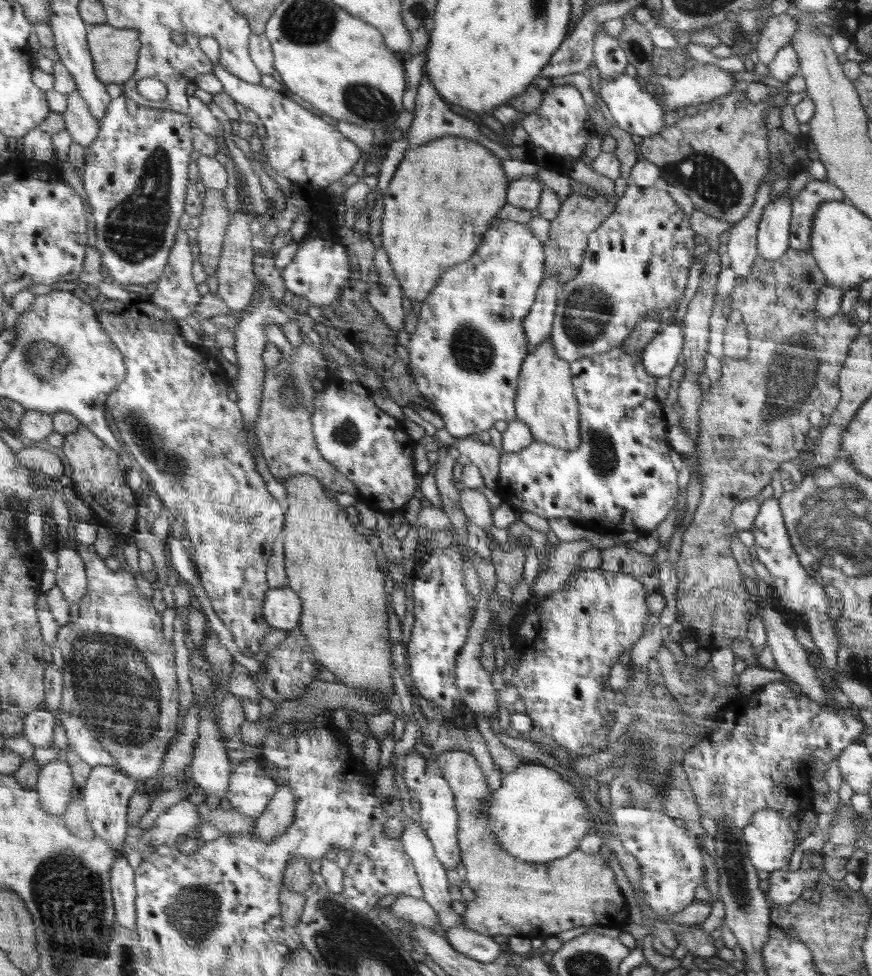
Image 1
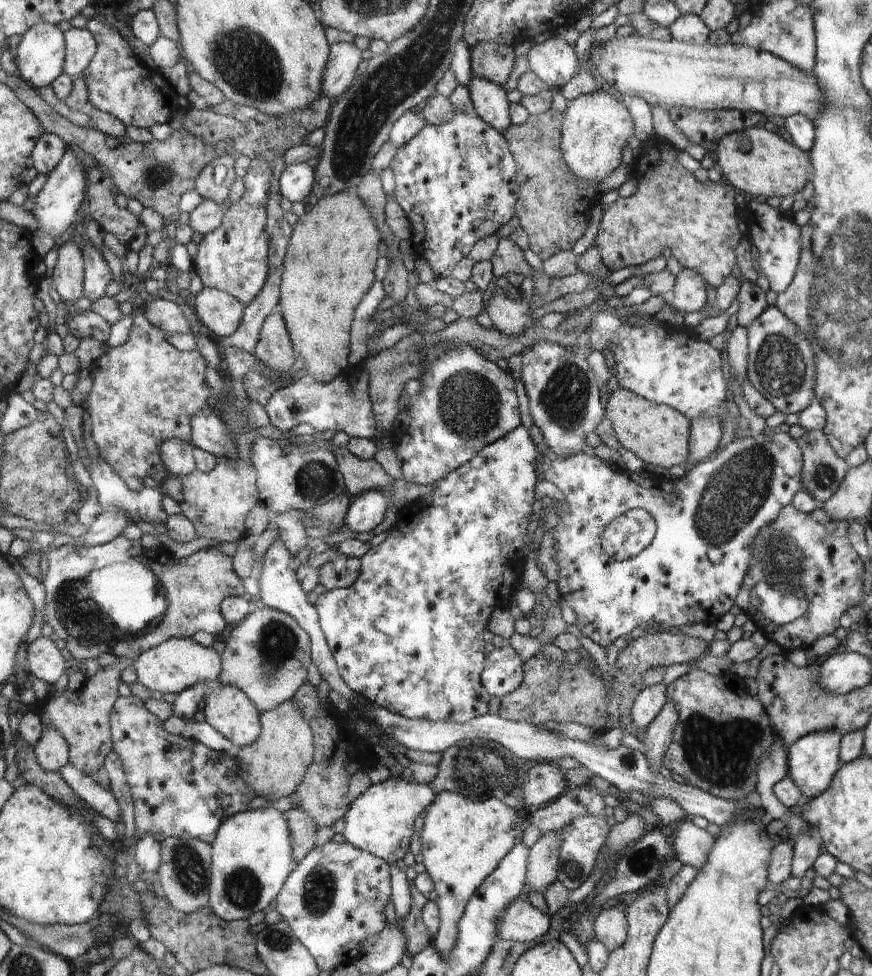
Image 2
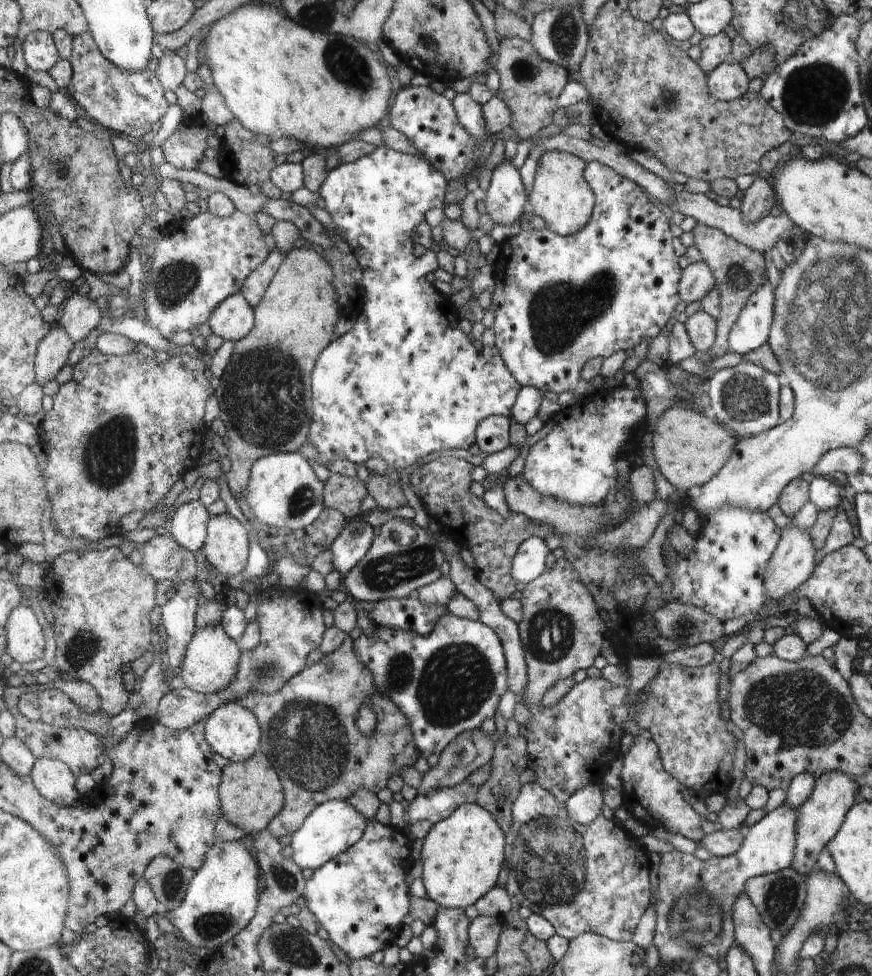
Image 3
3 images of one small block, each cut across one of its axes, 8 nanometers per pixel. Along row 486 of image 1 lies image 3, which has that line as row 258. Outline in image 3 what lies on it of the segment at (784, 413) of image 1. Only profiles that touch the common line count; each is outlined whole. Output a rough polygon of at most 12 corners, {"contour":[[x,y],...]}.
{"contour":[[700,223],[694,246],[716,277],[718,342],[766,280],[763,254]]}

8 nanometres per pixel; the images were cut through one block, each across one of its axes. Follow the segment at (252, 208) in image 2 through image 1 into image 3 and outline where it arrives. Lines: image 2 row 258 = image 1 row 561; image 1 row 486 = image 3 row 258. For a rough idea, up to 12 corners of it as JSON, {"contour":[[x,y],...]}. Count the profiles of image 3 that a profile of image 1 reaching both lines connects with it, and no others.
{"contour":[[239,209],[160,228],[147,320],[209,322],[269,256]]}

